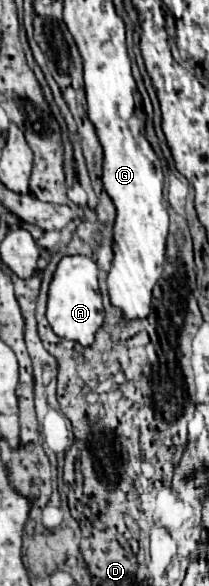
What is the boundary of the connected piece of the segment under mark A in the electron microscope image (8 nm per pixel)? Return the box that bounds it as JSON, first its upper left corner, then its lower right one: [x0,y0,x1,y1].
[48,256,104,346]

